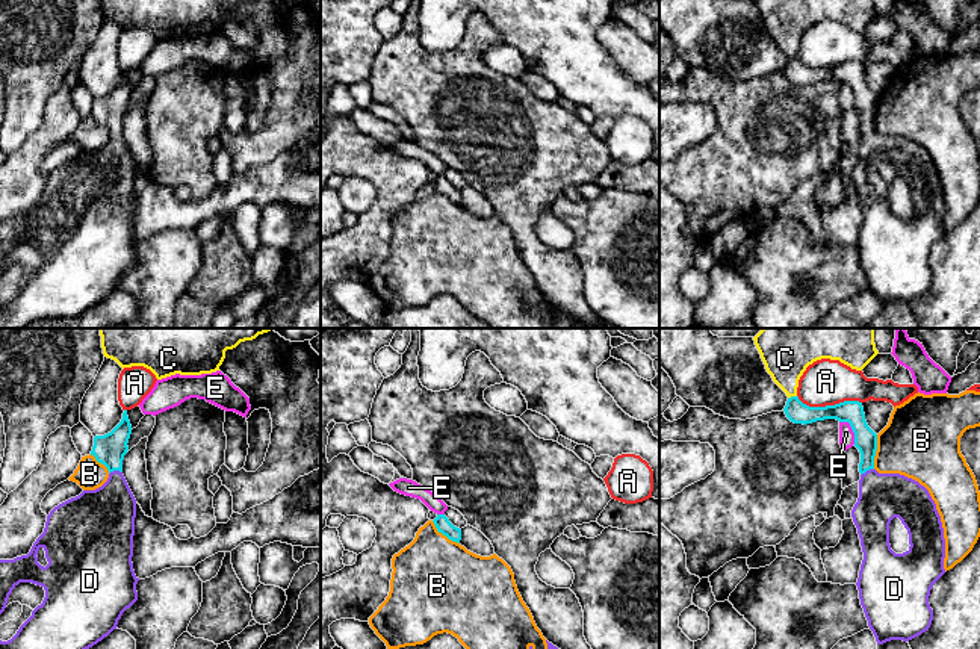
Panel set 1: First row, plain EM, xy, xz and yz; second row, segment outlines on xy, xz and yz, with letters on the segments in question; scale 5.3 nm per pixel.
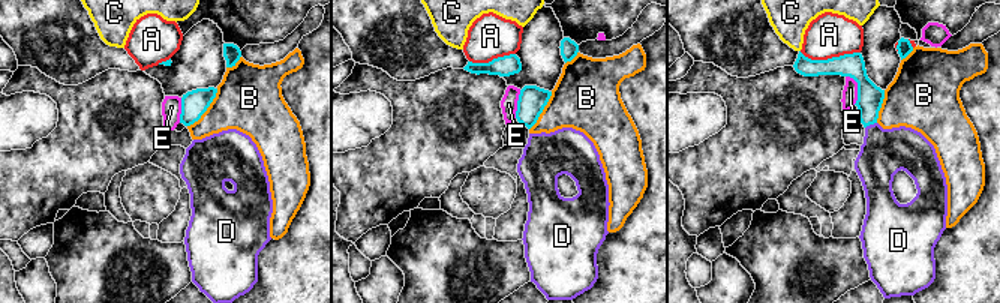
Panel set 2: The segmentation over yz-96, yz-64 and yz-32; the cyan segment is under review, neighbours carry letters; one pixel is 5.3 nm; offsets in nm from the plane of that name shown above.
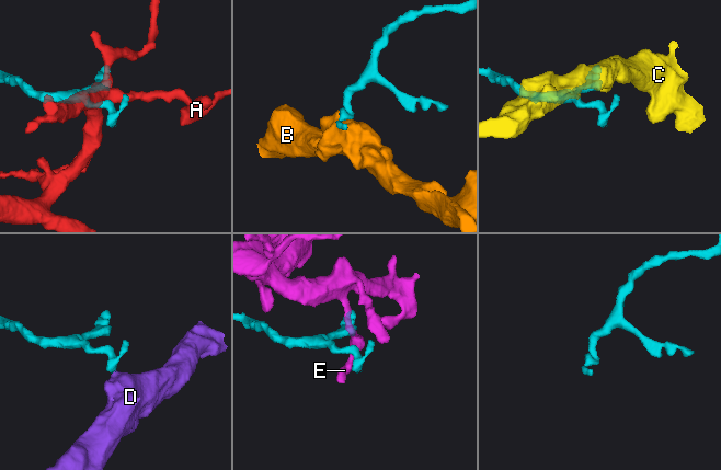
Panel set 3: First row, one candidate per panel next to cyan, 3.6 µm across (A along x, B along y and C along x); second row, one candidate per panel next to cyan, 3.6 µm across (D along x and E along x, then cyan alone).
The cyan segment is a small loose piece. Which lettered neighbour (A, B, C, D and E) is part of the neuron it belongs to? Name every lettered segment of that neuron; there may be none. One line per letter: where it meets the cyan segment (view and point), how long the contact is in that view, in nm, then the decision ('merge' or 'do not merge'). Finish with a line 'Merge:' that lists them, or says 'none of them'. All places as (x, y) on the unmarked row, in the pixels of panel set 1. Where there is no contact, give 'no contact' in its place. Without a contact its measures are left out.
A: meets cyan in yz at (829, 67); contact 340 nm long; do not merge
B: meets cyan in yz at (876, 111); contact 190 nm long; do not merge
C: meets cyan in yz at (791, 58); contact 50 nm long; do not merge
D: meets cyan in xy at (115, 130); contact 70 nm long; merge
E: meets cyan in yz at (852, 90); contact 150 nm long; do not merge
Merge: D

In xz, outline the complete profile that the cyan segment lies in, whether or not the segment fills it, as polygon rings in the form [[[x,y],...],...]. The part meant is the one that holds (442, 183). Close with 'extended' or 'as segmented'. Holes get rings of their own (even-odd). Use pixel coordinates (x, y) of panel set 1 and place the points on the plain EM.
[[[437,175],[433,182],[437,192],[446,197],[449,201],[460,204],[461,201],[461,191],[454,188],[445,175]]] | as segmented

